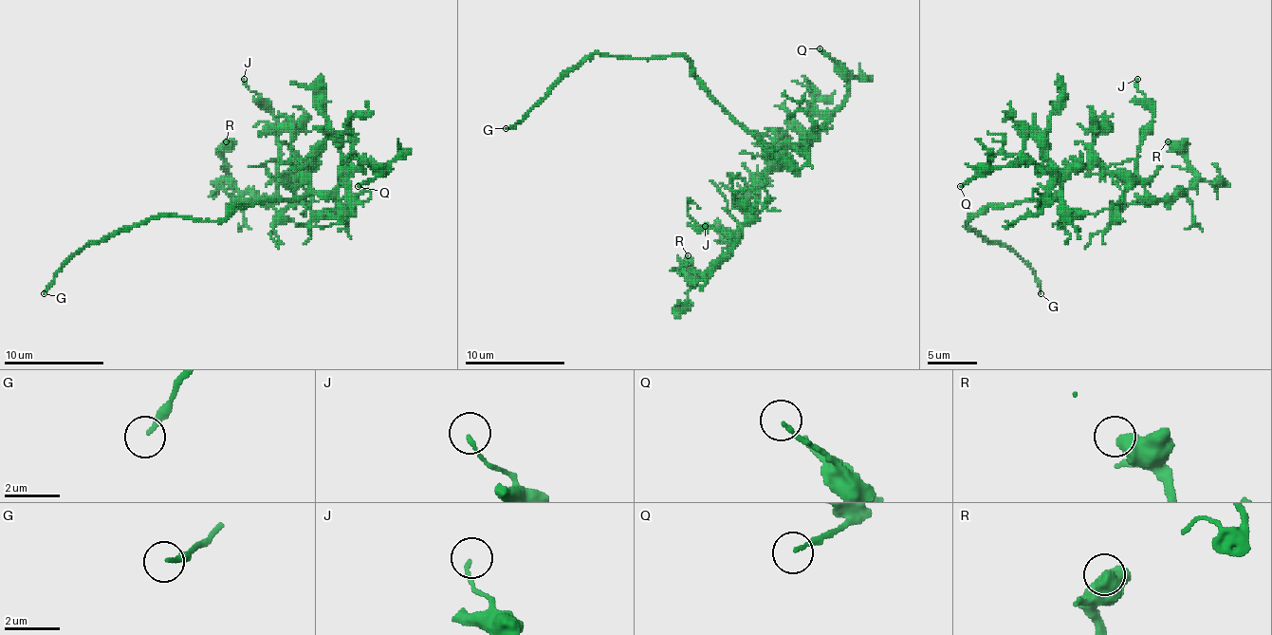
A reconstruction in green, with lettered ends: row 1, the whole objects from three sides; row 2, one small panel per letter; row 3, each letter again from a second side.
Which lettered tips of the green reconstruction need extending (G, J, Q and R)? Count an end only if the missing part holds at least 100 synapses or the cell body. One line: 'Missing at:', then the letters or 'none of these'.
Missing at: G

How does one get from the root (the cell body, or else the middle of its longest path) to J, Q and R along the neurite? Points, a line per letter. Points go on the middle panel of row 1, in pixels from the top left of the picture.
J: (725, 108), (757, 139), (767, 168), (755, 193), (755, 213), (740, 223), (735, 240), (705, 226)
Q: (725, 108), (745, 128), (767, 143), (800, 148), (842, 103), (847, 93), (847, 73), (820, 48)
R: (725, 108), (757, 139), (767, 168), (755, 193), (755, 213), (732, 248), (692, 283), (685, 272), (688, 255)

